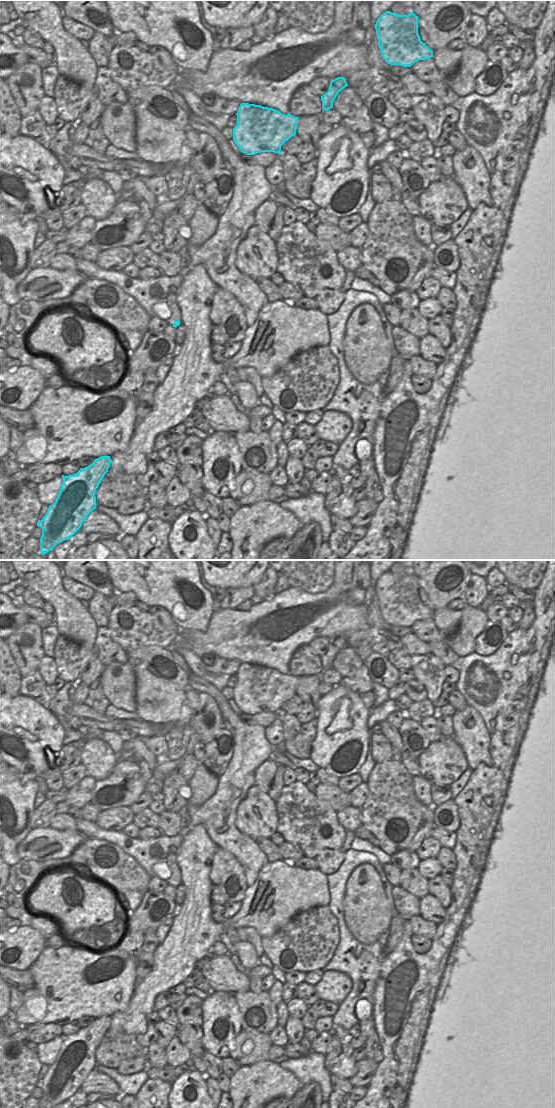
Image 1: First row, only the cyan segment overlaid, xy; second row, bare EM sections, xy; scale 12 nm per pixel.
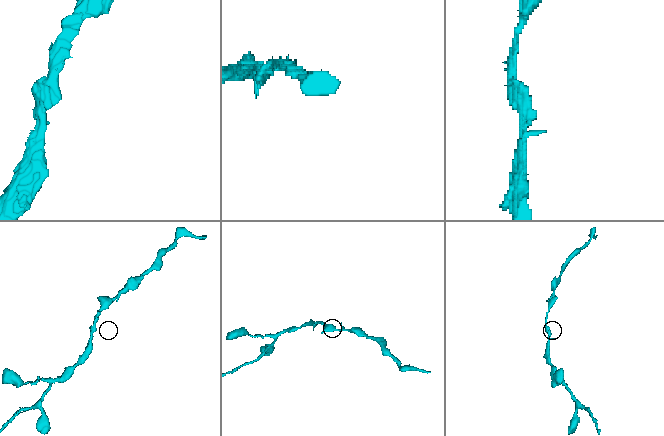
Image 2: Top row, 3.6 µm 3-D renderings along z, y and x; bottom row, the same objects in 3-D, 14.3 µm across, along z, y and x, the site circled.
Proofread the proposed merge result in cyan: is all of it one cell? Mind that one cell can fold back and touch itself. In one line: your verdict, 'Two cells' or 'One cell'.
One cell

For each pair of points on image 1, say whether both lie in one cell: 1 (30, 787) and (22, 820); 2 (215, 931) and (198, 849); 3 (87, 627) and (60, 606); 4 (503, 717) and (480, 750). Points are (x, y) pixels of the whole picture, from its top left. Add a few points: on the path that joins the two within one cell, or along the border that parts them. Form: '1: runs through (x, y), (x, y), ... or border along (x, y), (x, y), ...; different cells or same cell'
1: runs through (24, 795), (22, 797), (22, 812); same cell
2: runs through (199, 911), (199, 869); same cell
3: runs through (80, 625), (67, 612); same cell
4: border along (480, 715), (488, 732), (489, 754), (492, 759); different cells

